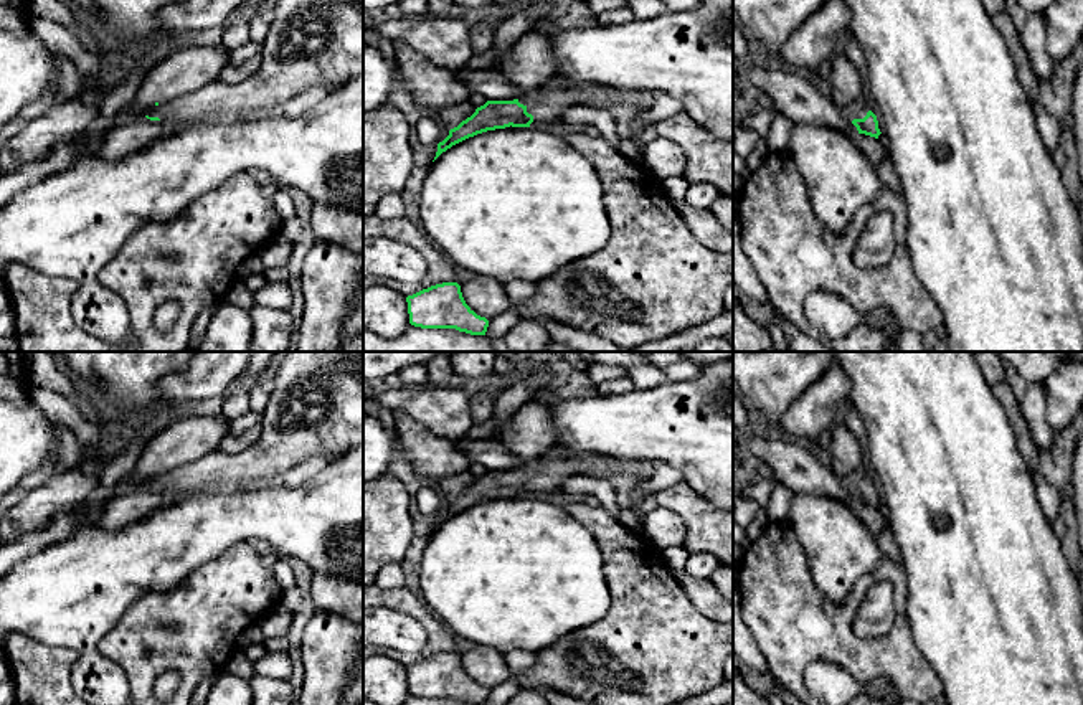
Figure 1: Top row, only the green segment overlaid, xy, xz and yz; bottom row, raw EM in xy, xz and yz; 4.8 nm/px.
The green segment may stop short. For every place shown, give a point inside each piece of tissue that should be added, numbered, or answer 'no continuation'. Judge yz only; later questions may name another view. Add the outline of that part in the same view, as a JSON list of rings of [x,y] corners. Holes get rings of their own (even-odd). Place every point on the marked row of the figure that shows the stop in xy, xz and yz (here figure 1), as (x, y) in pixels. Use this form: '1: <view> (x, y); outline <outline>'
1: yz (859, 108); outline [[[857,97],[852,104],[849,104],[845,107],[845,116],[850,121],[854,121],[854,119],[863,119],[868,111],[872,111],[870,106],[862,97]]]

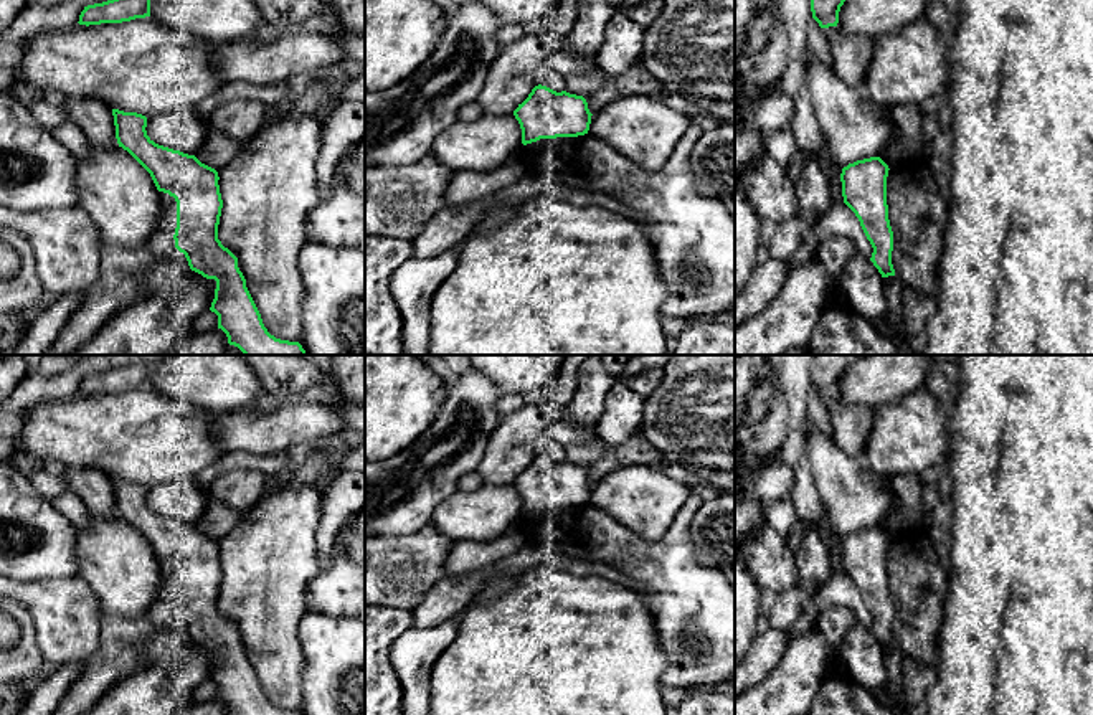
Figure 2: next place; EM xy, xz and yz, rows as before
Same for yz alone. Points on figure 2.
no continuation

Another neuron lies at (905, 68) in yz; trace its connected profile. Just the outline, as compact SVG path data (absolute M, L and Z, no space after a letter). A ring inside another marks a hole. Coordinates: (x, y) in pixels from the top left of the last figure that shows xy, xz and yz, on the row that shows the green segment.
M925 18L906 25L900 31L878 38L847 35L839 26L821 28L827 38L832 69L839 79L862 91L878 107L930 106L941 101L948 91L948 43Z

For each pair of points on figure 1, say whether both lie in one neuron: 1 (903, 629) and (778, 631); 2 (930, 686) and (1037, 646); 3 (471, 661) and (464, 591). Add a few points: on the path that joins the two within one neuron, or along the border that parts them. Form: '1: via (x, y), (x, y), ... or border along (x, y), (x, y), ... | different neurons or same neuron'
1: via (872, 648), (844, 648), (824, 631), (809, 631) | same neuron
2: border along (920, 649), (943, 687) | different neurons
3: border along (476, 646), (496, 648), (502, 654) | different neurons

